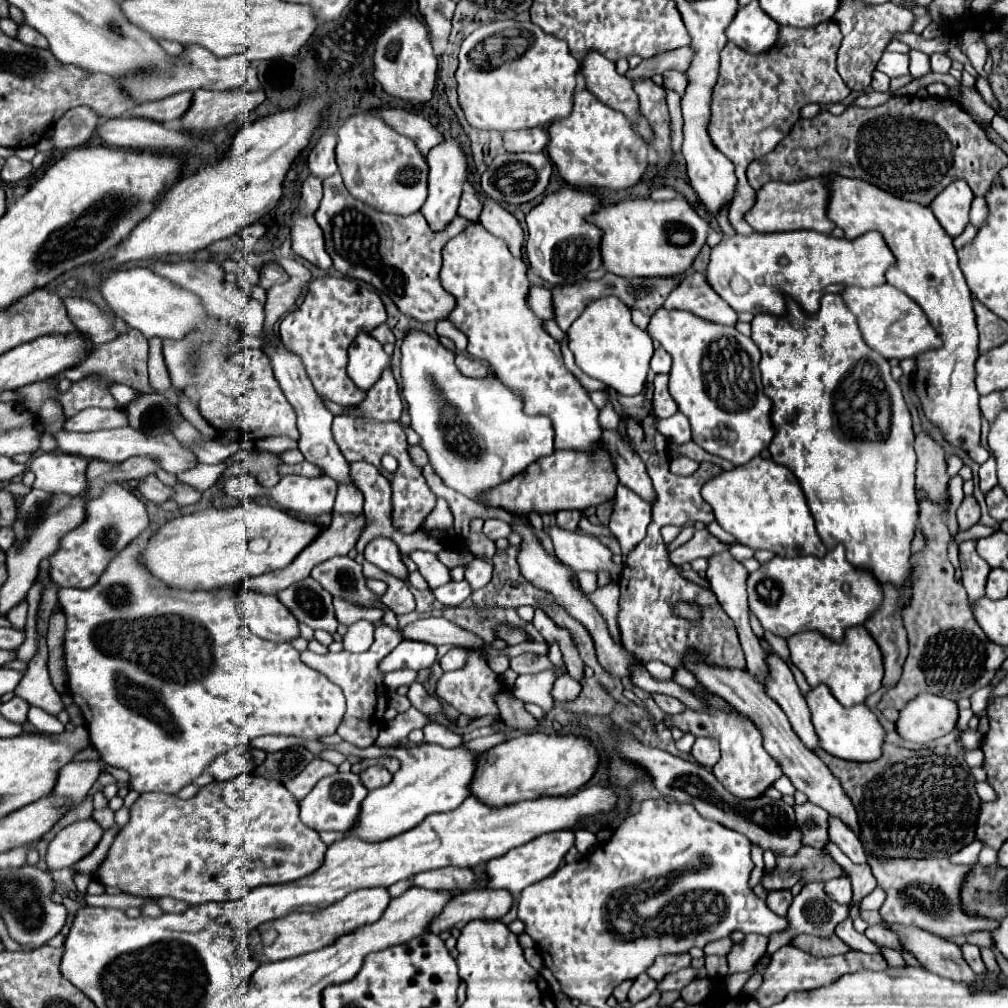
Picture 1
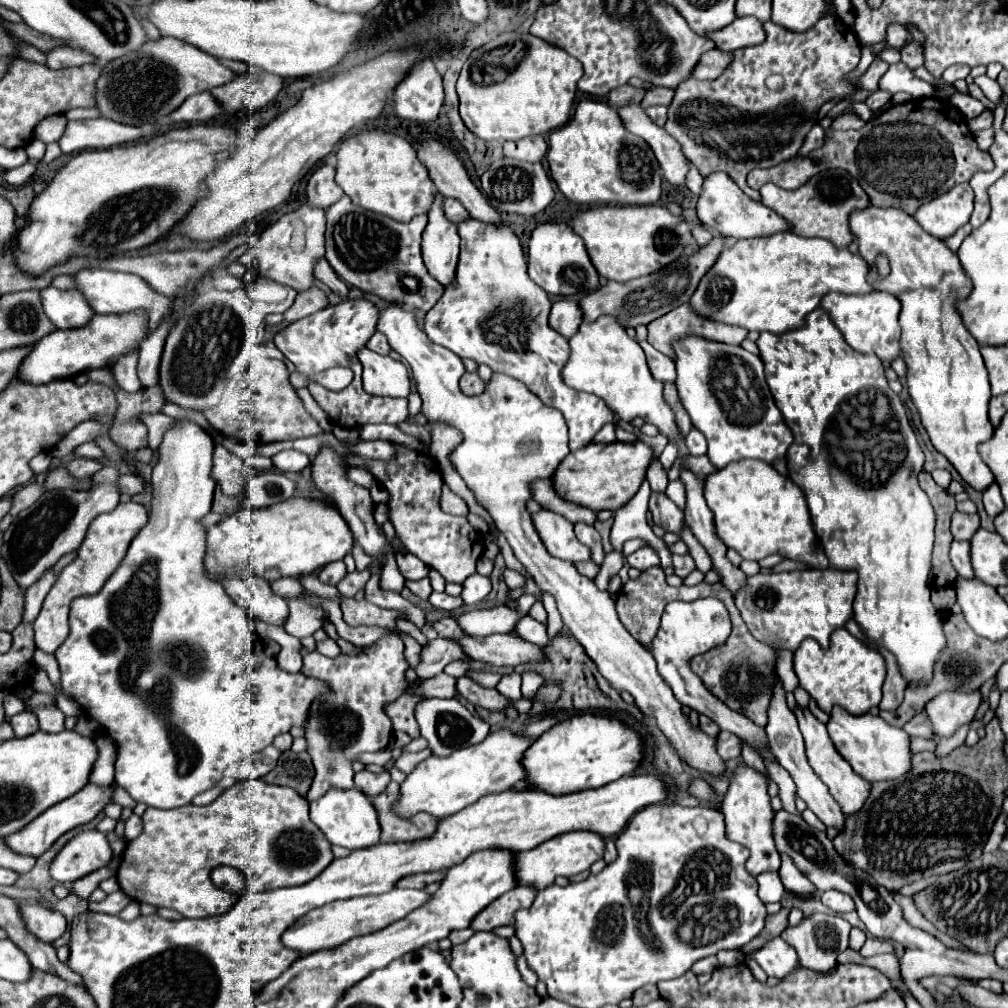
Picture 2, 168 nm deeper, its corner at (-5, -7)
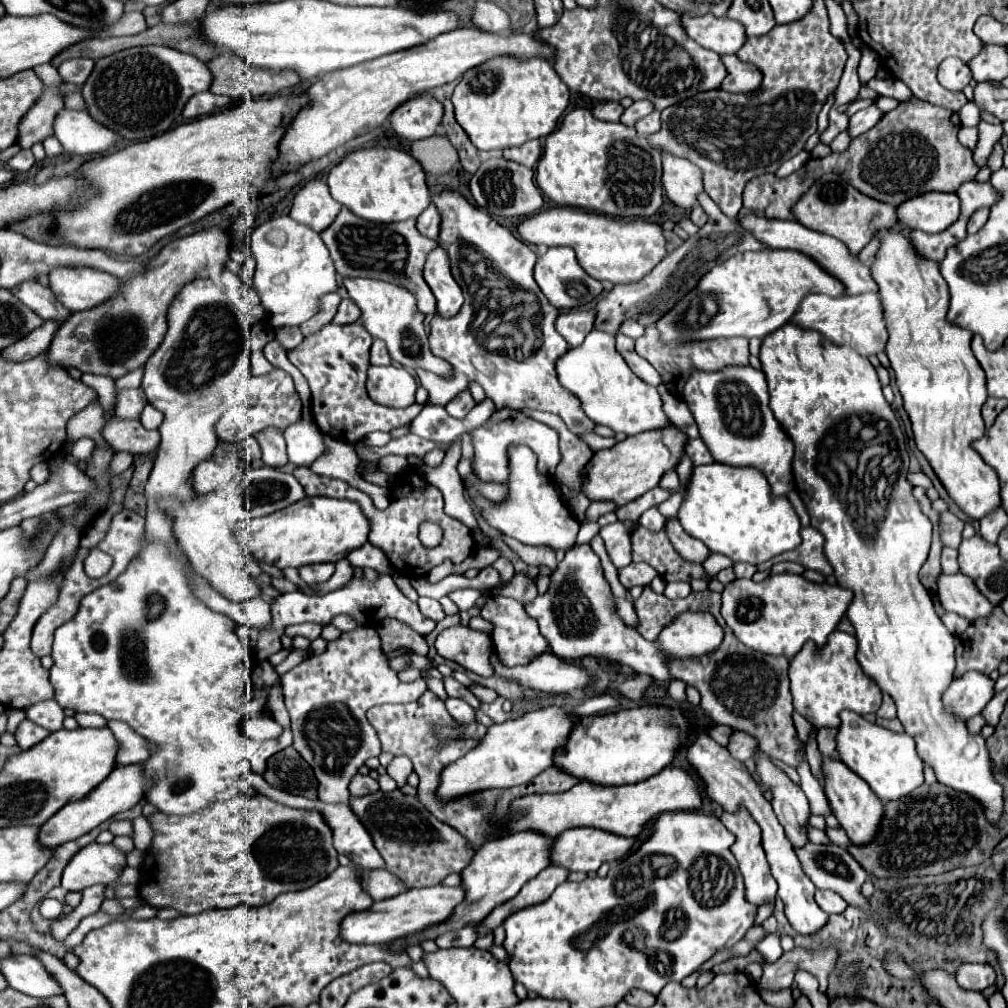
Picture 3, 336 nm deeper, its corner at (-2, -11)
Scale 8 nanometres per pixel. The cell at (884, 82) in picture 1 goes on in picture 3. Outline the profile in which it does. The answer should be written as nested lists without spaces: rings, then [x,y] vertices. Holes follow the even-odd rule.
[[[871,104],[869,108],[859,110],[857,114],[853,114],[853,116],[849,118],[849,126],[847,126],[849,136],[855,138],[855,136],[861,136],[863,132],[871,130],[871,128],[879,122],[881,116],[883,116],[883,112],[881,112],[877,106],[873,106],[873,104]]]

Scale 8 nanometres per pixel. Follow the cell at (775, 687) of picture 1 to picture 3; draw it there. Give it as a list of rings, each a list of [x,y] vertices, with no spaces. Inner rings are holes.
[[[825,756],[823,760],[825,760],[825,770],[823,770],[825,772],[825,794],[829,798],[833,814],[837,816],[837,820],[841,822],[841,828],[845,828],[853,844],[857,846],[869,844],[873,836],[877,836],[877,832],[881,830],[881,820],[885,814],[883,802],[871,792],[869,784],[865,784],[865,780],[861,780],[855,772],[845,768],[845,764],[825,758]]]

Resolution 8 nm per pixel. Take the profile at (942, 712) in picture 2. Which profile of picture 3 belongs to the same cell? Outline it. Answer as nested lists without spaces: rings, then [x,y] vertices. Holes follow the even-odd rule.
[[[967,672],[965,676],[955,678],[949,690],[943,694],[945,706],[955,716],[969,720],[971,716],[979,714],[985,704],[993,698],[993,686],[995,682],[989,676],[981,672]]]

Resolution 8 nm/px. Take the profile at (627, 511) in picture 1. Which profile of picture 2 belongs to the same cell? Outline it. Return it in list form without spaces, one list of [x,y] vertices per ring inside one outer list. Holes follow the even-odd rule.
[[[642,546],[642,548],[636,550],[634,554],[630,554],[626,560],[628,560],[630,566],[634,566],[634,568],[638,568],[638,570],[646,570],[646,568],[650,568],[650,566],[654,566],[654,564],[660,564],[656,552],[654,552],[650,546]]]

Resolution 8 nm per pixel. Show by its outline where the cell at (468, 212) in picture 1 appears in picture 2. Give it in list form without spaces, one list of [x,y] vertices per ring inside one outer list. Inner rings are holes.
[[[446,198],[444,200],[444,212],[446,212],[446,218],[452,220],[454,224],[460,224],[460,220],[468,220],[468,210],[462,208],[462,204],[458,200]]]

